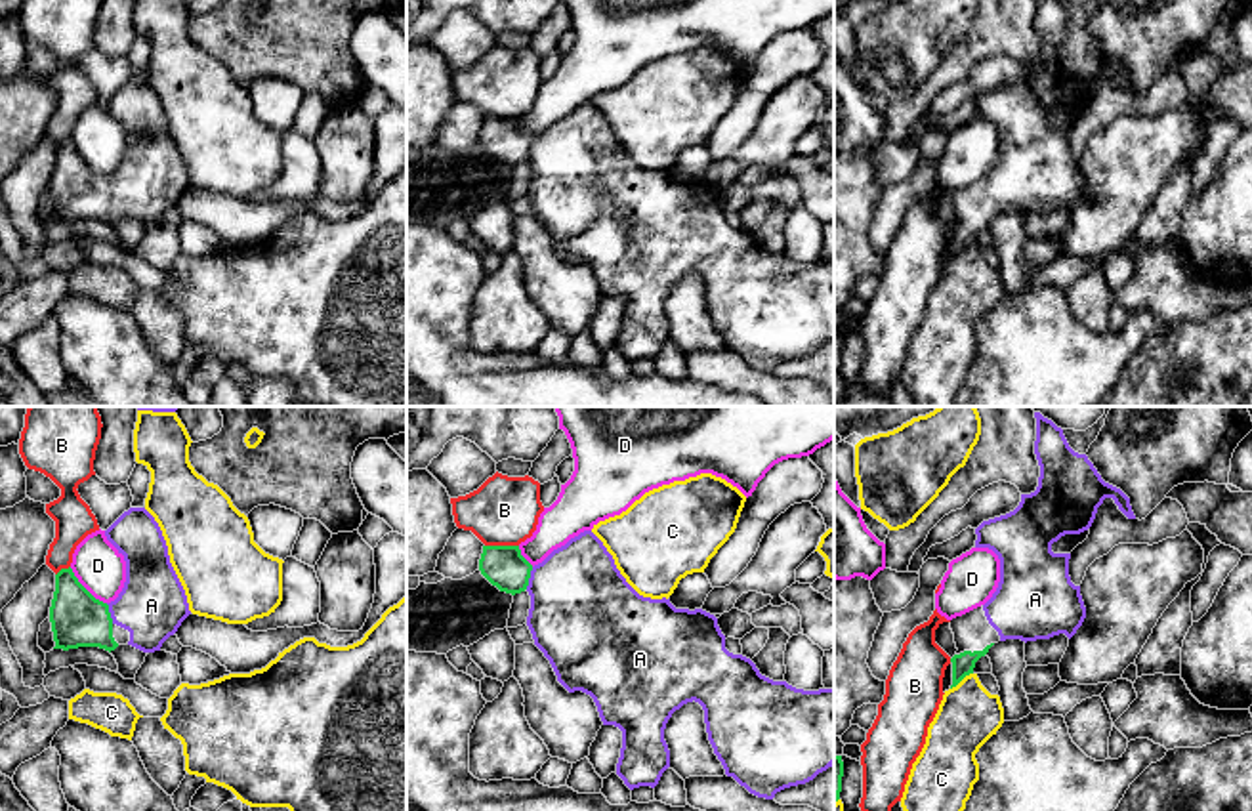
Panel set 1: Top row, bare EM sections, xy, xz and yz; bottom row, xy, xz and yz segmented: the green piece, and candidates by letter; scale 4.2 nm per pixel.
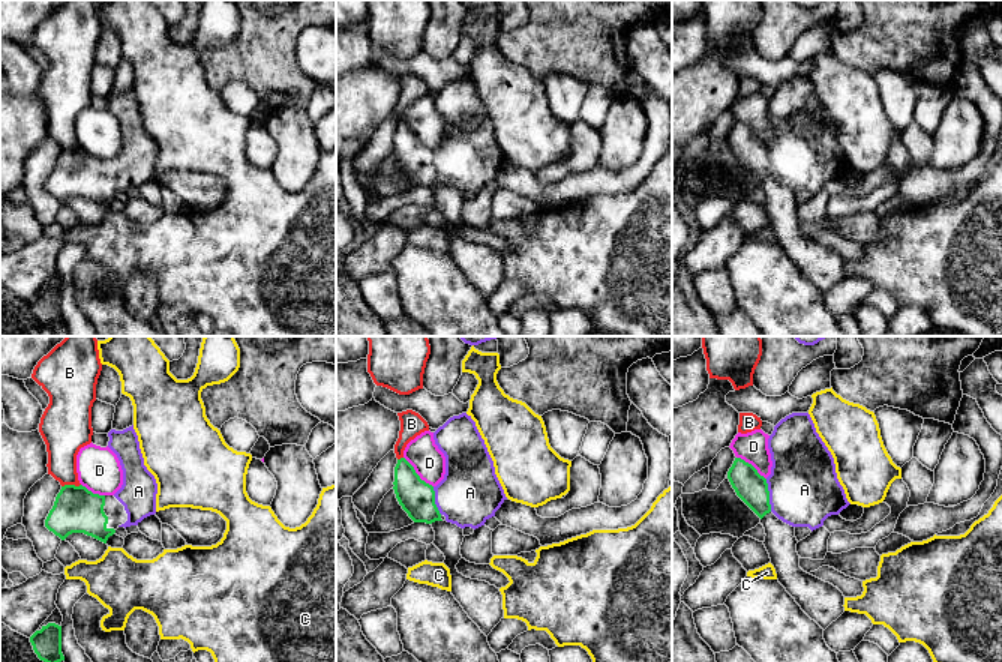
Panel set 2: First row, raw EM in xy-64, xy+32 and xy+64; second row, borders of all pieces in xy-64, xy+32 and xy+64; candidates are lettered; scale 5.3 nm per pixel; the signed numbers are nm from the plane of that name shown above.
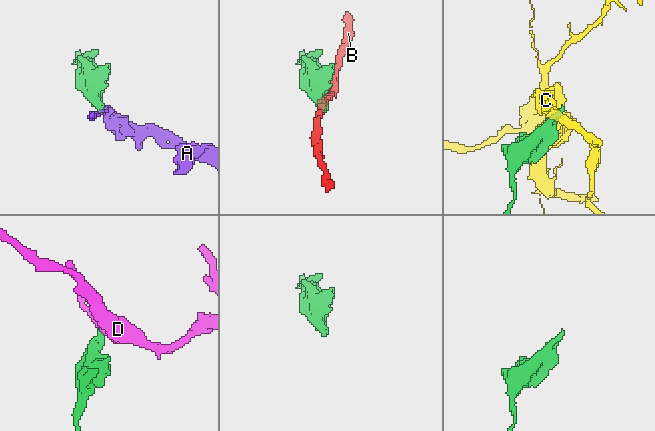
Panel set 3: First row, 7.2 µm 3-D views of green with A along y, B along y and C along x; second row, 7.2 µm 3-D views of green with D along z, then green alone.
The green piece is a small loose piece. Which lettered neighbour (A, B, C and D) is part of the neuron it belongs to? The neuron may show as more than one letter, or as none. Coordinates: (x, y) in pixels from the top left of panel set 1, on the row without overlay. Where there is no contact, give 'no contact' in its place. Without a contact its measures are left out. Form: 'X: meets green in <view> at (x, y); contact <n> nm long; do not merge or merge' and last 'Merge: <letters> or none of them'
A: meets green in xz at (527, 151); contact 100 nm long; merge
B: meets green in xz at (502, 119); contact 140 nm long; do not merge
C: meets green in yz at (960, 252); contact 120 nm long; do not merge
D: meets green in xy at (84, 161); contact 220 nm long; do not merge
Merge: A

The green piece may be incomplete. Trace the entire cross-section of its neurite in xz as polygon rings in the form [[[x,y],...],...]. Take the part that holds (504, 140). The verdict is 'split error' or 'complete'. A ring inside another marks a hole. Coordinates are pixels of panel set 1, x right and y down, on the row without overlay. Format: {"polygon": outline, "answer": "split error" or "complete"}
{"polygon": [[[592,103],[534,139],[519,118],[483,118],[479,143],[500,164],[529,164],[527,198],[557,254],[569,265],[590,267],[603,298],[622,303],[616,347],[630,363],[658,357],[670,340],[666,296],[693,273],[704,282],[708,313],[725,347],[758,370],[773,372],[834,338],[834,261],[803,263],[762,248],[750,231],[725,221],[714,187],[639,168]]], "answer": "split error"}

